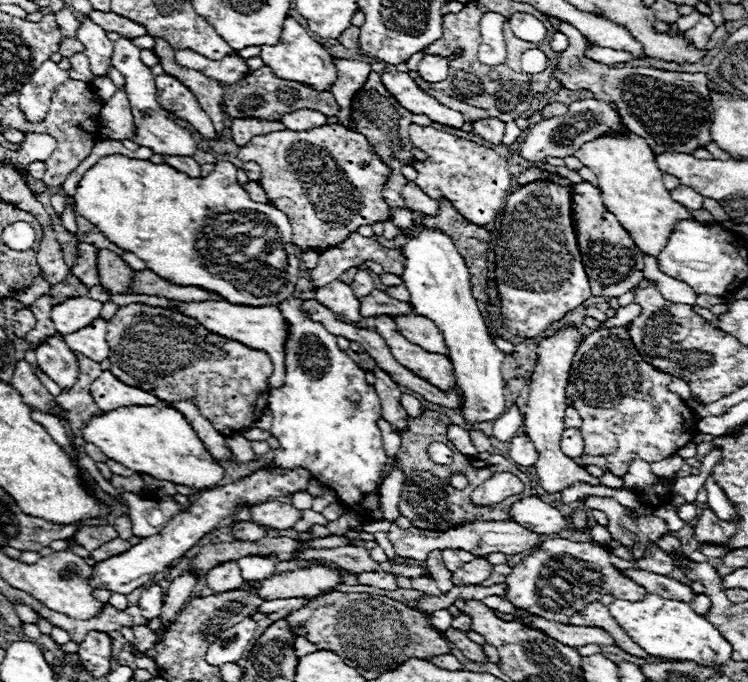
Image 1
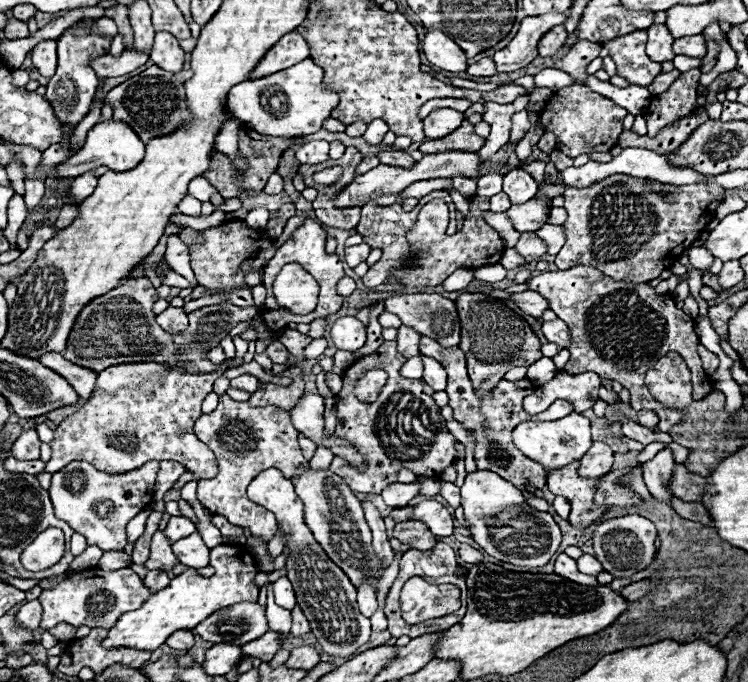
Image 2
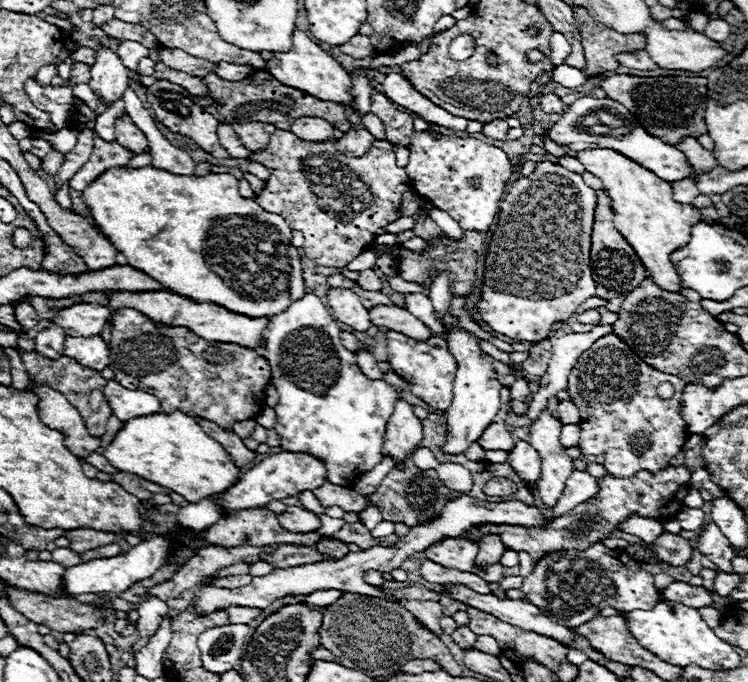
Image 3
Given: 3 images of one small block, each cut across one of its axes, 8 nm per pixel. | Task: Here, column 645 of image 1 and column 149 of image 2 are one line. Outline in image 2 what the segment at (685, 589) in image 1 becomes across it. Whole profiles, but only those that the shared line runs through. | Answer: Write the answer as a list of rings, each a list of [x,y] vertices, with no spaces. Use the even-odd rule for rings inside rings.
[[[150,570],[144,578],[144,584],[150,588],[150,590],[162,590],[170,584],[170,576],[164,572],[164,570]]]

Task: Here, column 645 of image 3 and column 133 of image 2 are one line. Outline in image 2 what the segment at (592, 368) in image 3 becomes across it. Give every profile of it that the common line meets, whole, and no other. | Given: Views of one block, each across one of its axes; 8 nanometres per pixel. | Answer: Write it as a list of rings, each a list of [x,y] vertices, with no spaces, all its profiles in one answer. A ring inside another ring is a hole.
[[[156,362],[108,366],[104,372],[98,372],[94,392],[86,404],[58,424],[56,436],[50,442],[52,458],[44,472],[54,474],[72,460],[90,462],[108,474],[136,470],[148,460],[176,460],[194,472],[198,480],[216,476],[216,458],[196,438],[194,422],[202,414],[202,400],[226,370],[228,366],[224,364],[208,374],[190,374],[182,366],[170,368]]]

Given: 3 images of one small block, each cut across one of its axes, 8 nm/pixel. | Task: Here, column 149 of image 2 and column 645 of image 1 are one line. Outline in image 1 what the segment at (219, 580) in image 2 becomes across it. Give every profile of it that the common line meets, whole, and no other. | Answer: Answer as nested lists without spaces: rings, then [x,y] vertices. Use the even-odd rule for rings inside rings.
[[[648,594],[642,602],[614,600],[614,604],[608,608],[610,608],[612,616],[616,618],[616,622],[628,632],[628,636],[632,636],[632,640],[636,640],[636,644],[640,644],[652,656],[658,656],[664,660],[692,660],[700,666],[720,666],[720,664],[726,664],[728,660],[732,660],[732,646],[720,636],[720,632],[704,616],[696,614],[690,608],[690,604],[686,604],[686,602],[666,600],[656,594]]]

